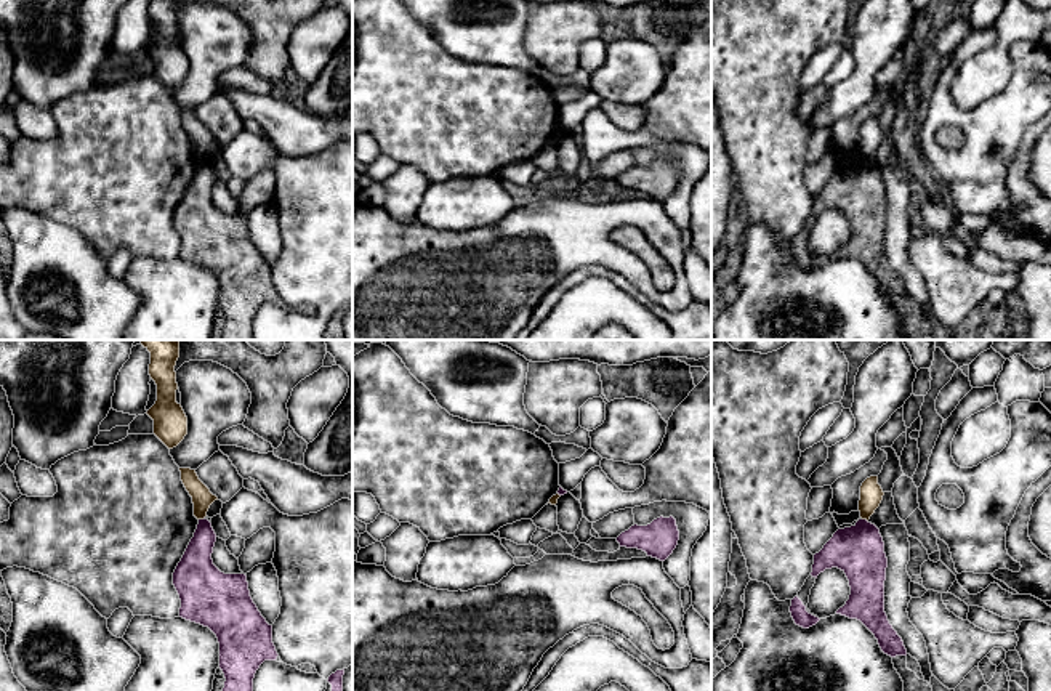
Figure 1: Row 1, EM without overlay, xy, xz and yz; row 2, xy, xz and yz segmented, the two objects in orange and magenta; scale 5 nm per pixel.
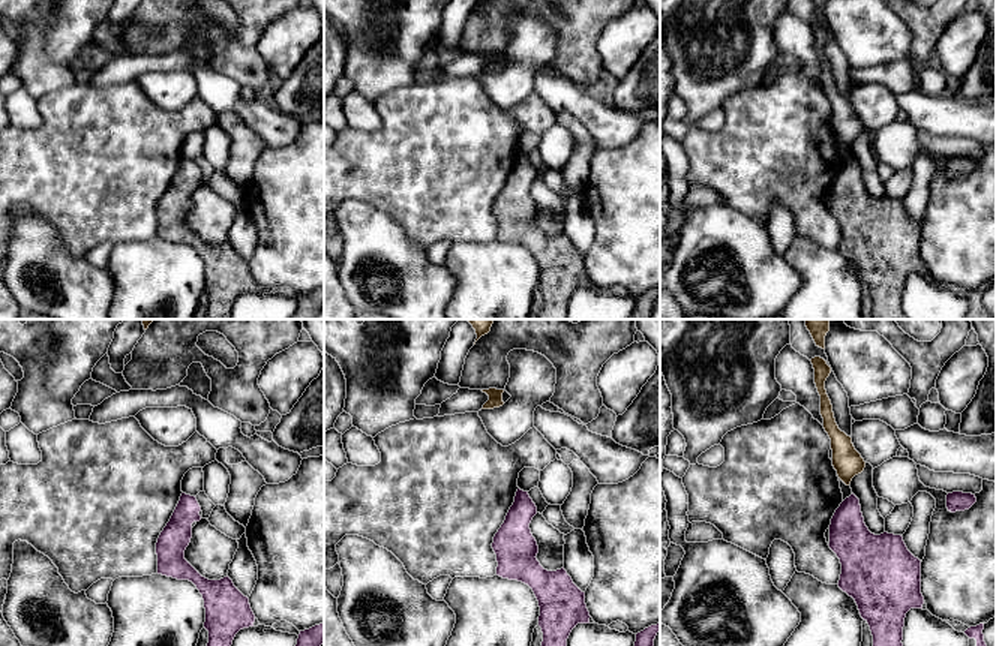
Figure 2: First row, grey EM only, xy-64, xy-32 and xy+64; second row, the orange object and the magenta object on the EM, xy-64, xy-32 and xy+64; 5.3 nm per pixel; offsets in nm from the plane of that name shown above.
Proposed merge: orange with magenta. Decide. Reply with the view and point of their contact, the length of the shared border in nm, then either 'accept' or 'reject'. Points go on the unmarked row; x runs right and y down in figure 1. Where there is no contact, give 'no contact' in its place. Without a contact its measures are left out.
meets orange in xy at (201, 159); contact 40 nm long; reject

